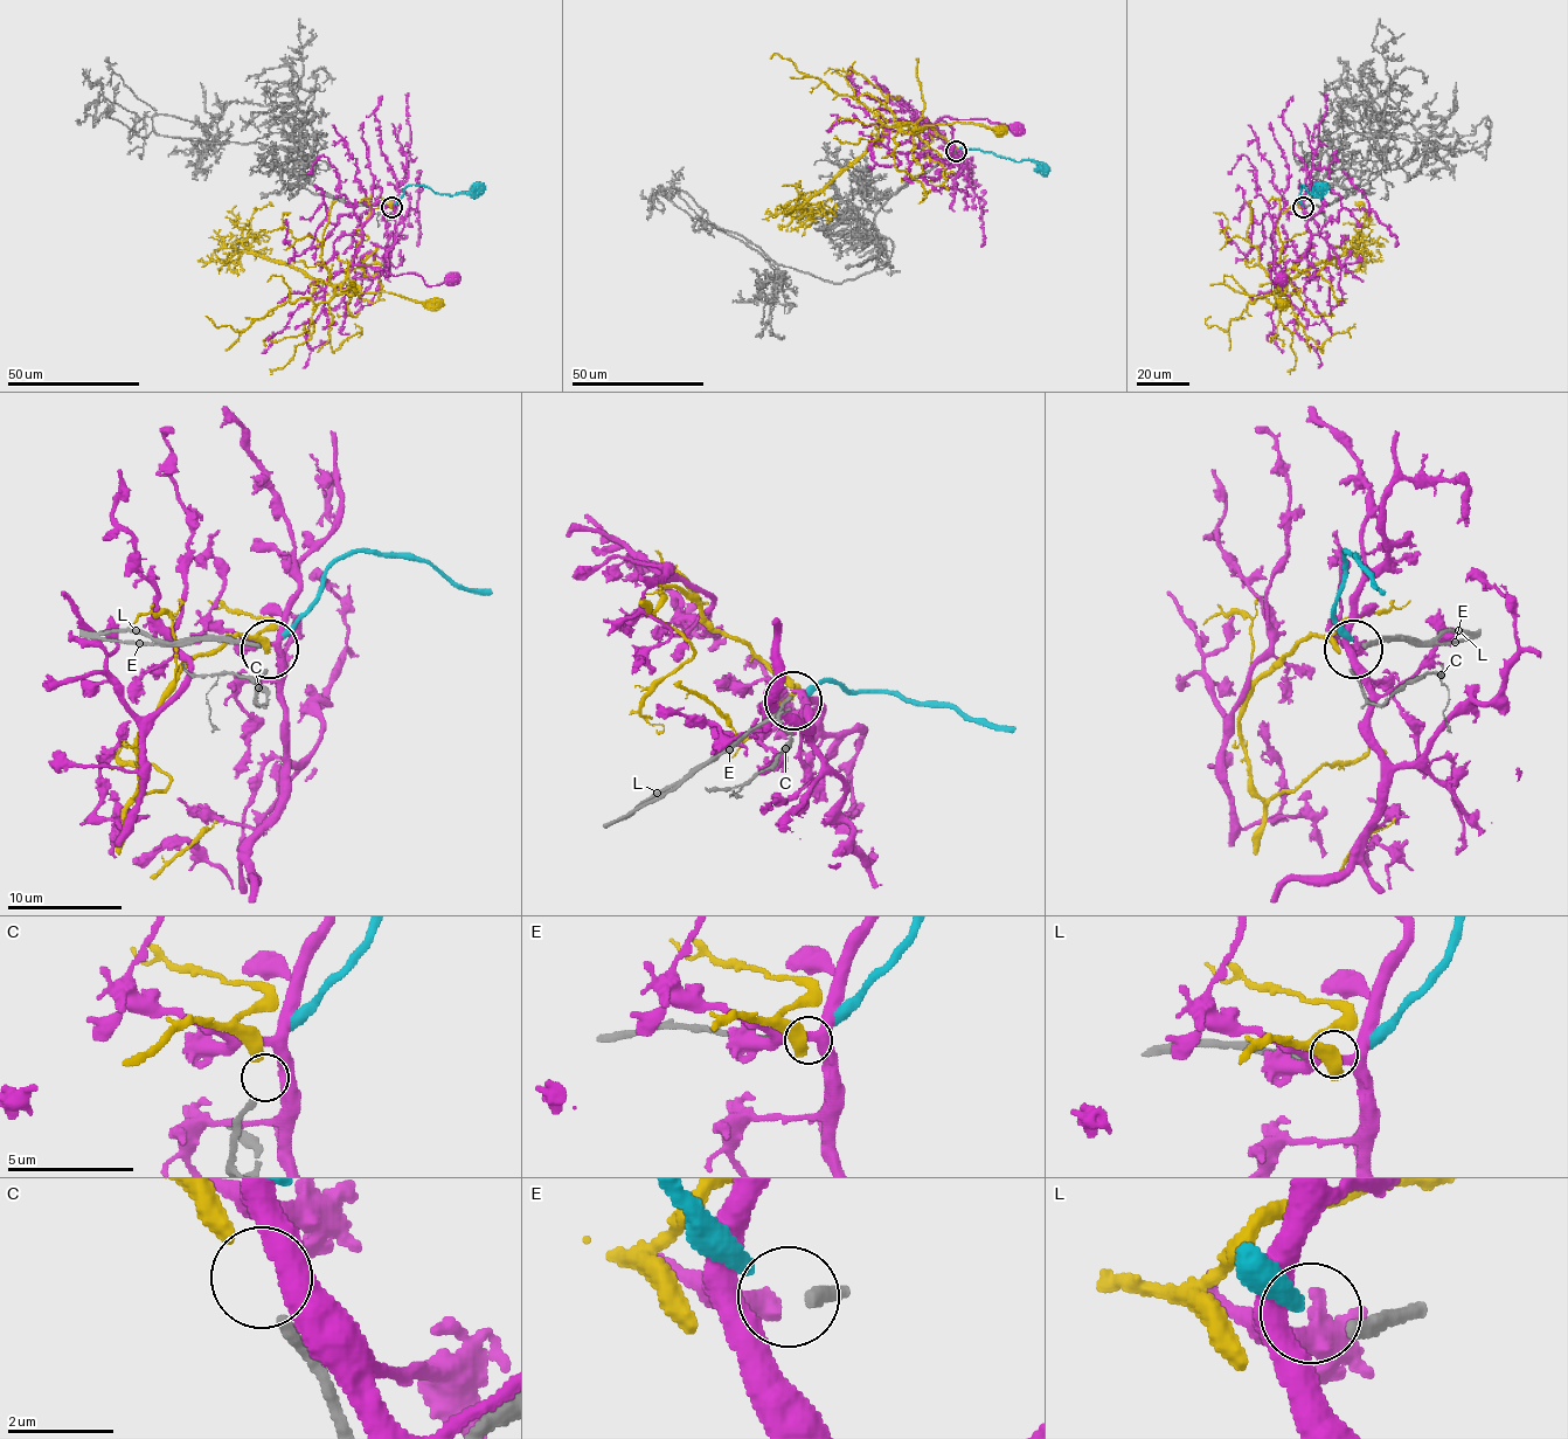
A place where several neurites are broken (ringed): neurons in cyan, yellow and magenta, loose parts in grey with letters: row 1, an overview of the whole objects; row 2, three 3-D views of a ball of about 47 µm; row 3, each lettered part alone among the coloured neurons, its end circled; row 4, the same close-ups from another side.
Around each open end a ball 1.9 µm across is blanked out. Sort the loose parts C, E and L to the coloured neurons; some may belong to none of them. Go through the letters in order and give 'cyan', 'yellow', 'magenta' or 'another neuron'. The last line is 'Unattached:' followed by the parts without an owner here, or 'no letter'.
C: yellow
E: another neuron
L: cyan
Unattached: E

